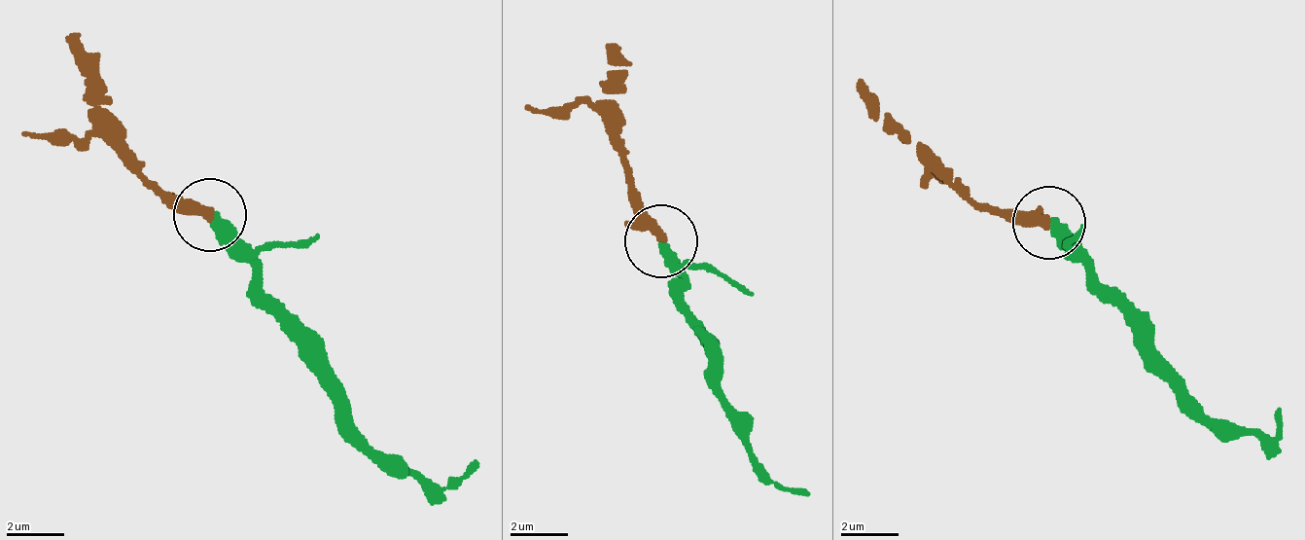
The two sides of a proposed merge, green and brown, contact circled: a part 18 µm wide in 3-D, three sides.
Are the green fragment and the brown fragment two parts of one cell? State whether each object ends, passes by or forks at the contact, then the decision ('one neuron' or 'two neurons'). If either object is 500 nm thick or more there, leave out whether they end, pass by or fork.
green ends | brown ends | one neuron

